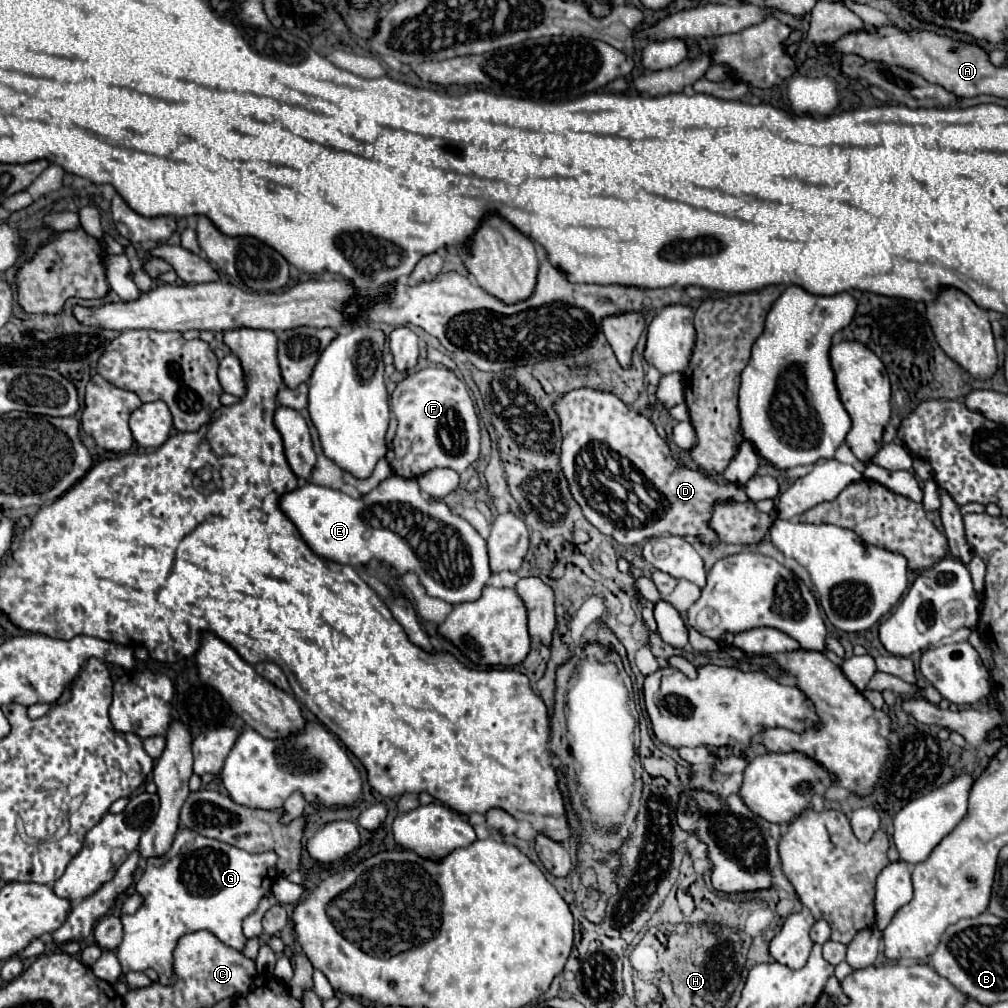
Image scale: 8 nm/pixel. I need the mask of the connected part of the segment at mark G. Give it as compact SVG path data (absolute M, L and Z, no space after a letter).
M181 828L173 848L161 860L147 860L147 868L135 886L145 898L143 906L133 916L121 916L125 934L117 948L117 958L123 972L153 968L159 974L159 982L171 986L175 980L173 950L181 936L197 930L209 930L225 946L243 950L247 938L241 932L241 922L257 910L259 900L271 890L277 878L275 864L275 852L249 854Z

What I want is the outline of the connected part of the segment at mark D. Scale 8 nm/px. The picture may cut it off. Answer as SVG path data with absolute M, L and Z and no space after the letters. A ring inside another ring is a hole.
M585 386L575 388L575 390L559 396L553 404L553 410L559 416L561 434L563 434L563 444L561 444L561 452L559 452L559 466L561 466L565 478L569 482L569 488L571 488L571 494L573 494L575 502L581 506L583 516L595 528L599 528L605 536L611 536L613 540L617 540L623 546L633 546L633 544L643 542L643 538L653 538L653 536L661 536L661 534L699 536L707 546L711 546L717 540L717 534L709 528L709 518L711 518L715 500L723 500L723 502L727 502L727 500L745 502L747 500L745 490L739 484L713 482L699 470L679 468L677 462L671 456L671 450L669 450L667 442L657 434L653 422L649 418L645 418L643 414L625 406L625 402L619 400L619 396L615 396L613 392L593 390L593 388L585 388ZM607 452L613 452L621 458L627 458L633 464L633 468L637 468L643 474L643 478L653 484L655 492L659 494L655 510L629 510L627 502L617 498L617 494L613 494L613 490L605 482Z

